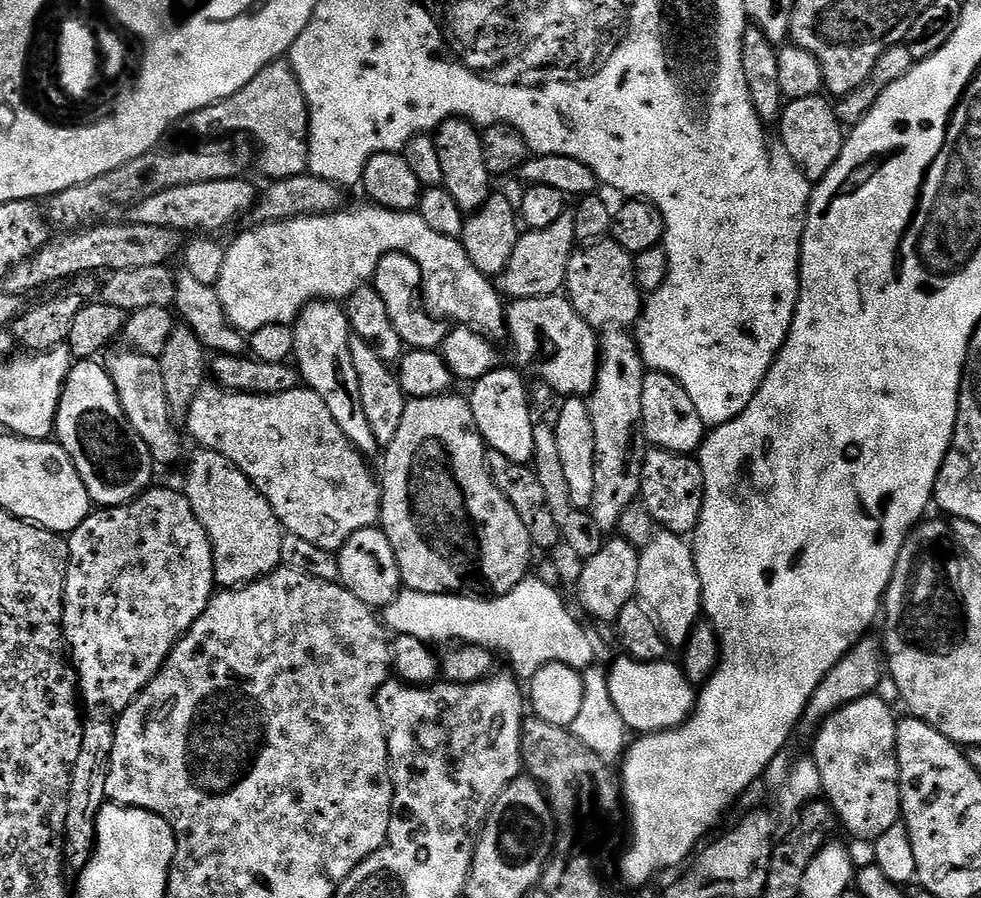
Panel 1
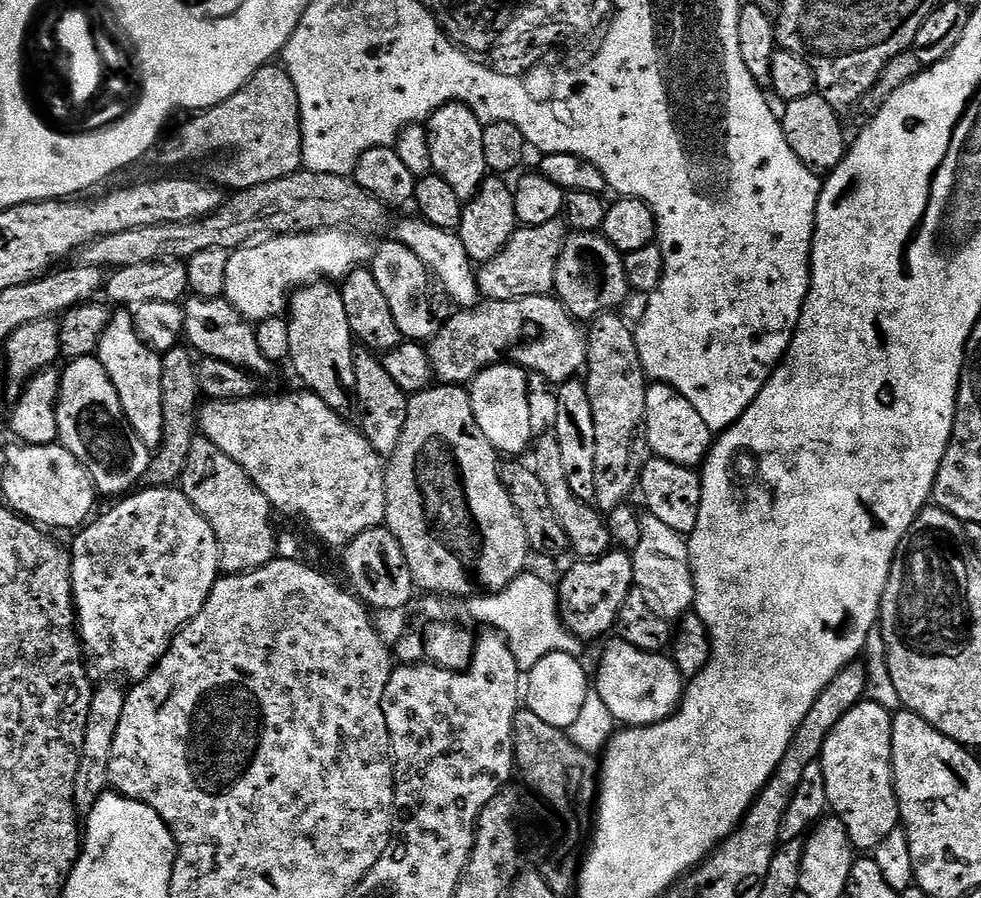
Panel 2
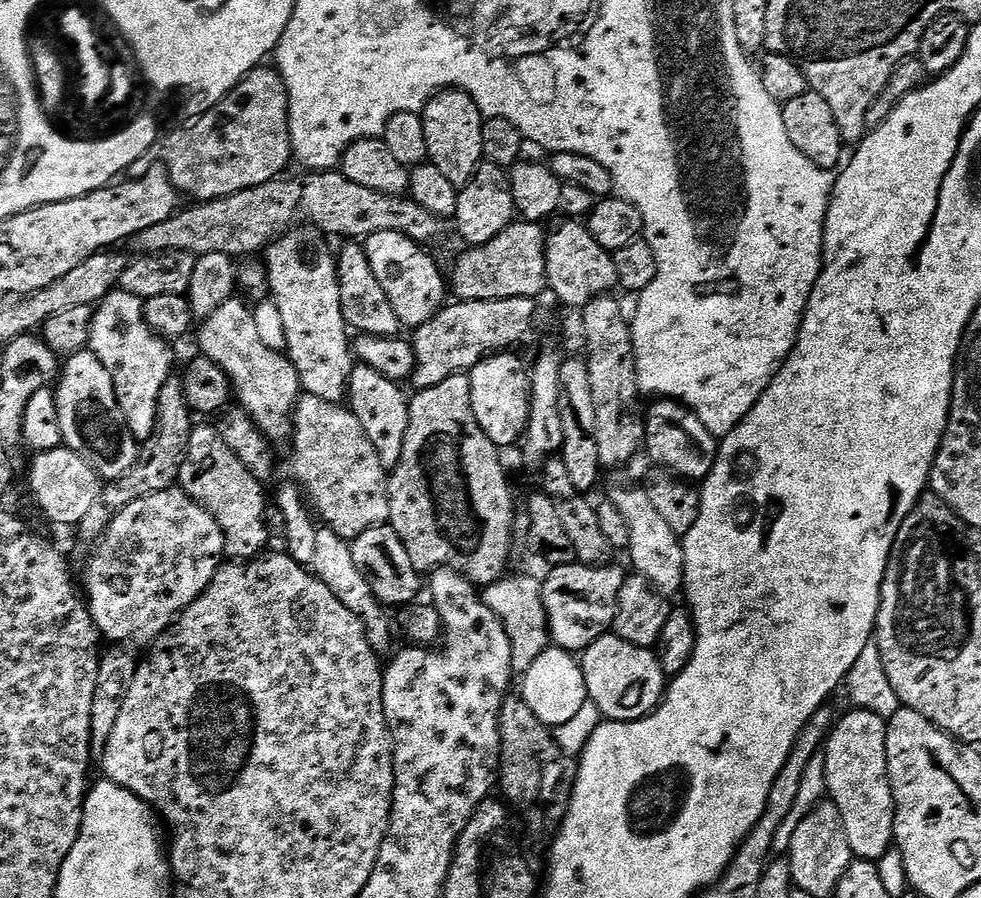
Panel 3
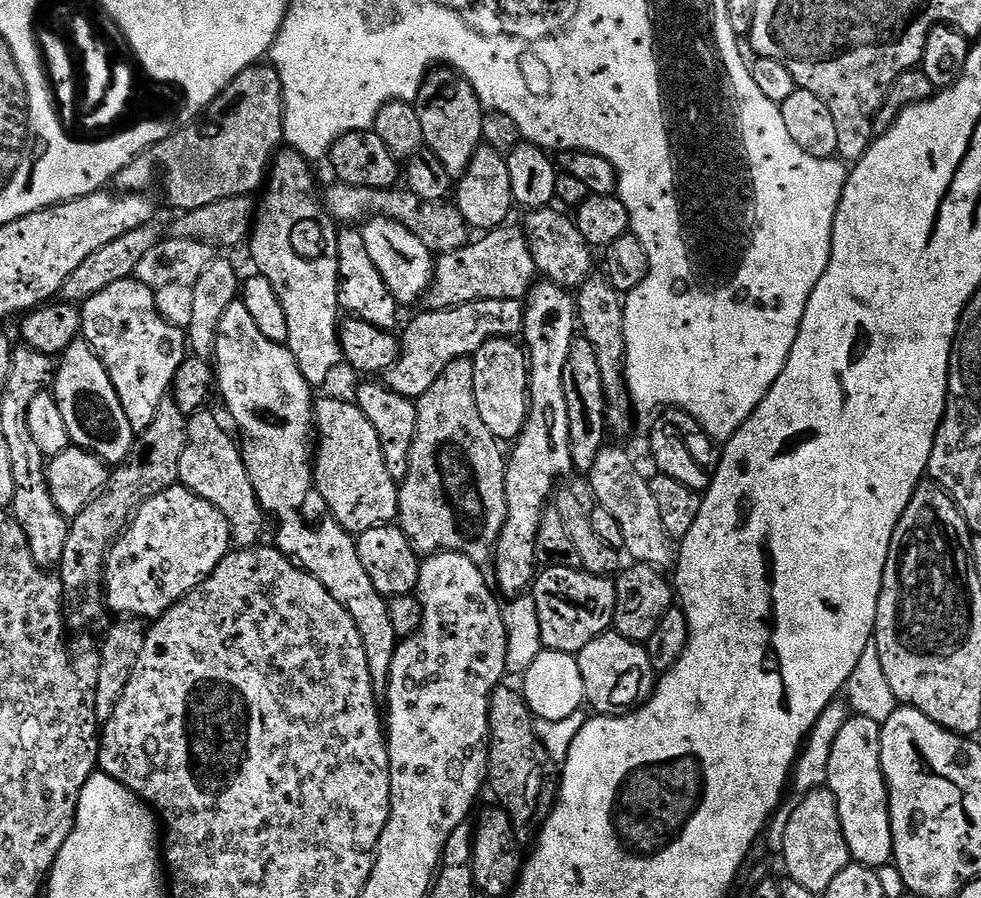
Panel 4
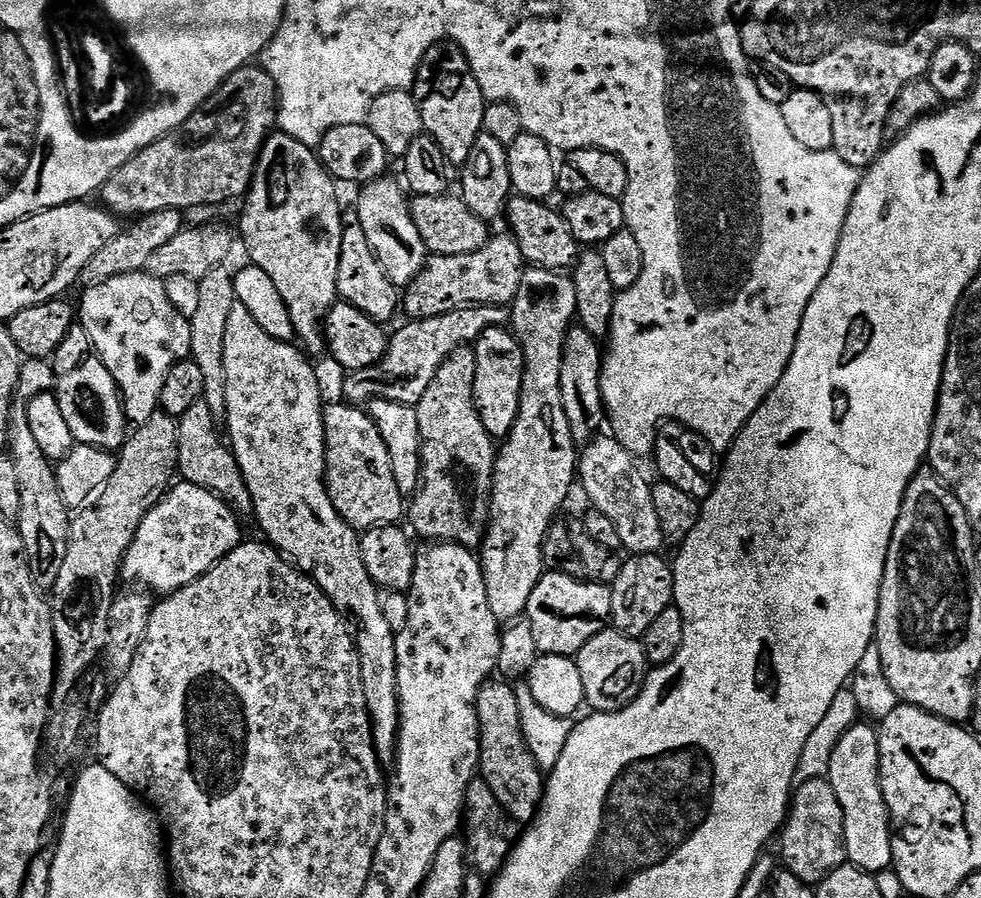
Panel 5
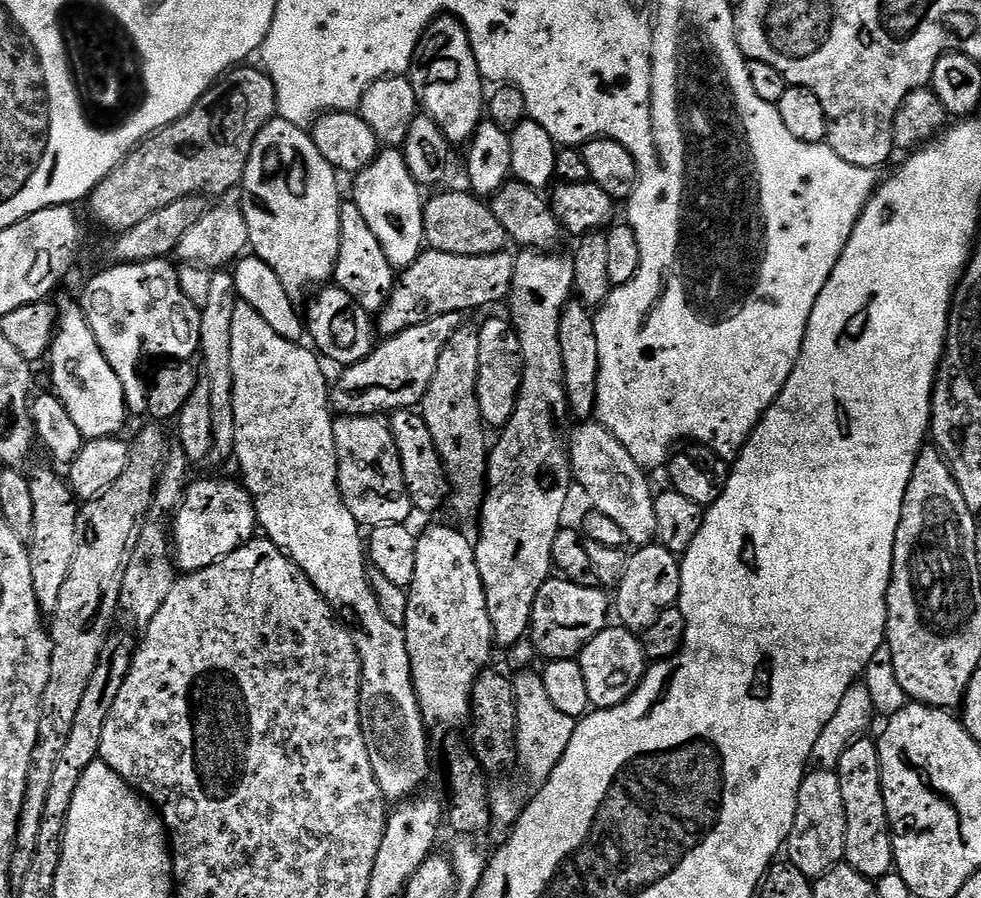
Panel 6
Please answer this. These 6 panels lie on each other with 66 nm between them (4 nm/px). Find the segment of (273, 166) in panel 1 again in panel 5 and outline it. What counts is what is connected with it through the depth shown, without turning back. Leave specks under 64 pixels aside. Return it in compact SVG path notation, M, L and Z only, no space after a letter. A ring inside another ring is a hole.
M245 66L239 68L234 74L230 74L230 78L224 80L223 86L216 91L212 97L200 109L192 115L188 121L180 128L163 136L161 140L155 140L150 146L146 146L142 151L129 158L117 172L104 184L102 189L103 207L109 213L115 214L117 217L125 218L124 216L132 216L128 218L139 218L142 216L149 216L158 210L170 210L171 208L179 208L181 210L189 210L188 208L204 208L207 204L224 204L227 200L236 200L239 198L247 197L248 188L252 185L252 175L256 169L256 163L260 157L260 151L268 137L272 135L274 129L278 124L278 105L280 103L280 95L276 89L274 78L270 78L270 74L263 66Z

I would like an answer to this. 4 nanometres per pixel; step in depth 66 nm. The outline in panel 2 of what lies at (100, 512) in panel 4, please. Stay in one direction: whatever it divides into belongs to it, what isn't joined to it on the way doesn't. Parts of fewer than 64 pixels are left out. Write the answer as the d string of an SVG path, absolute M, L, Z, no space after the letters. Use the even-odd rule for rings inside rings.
M177 346L161 355L162 362L162 422L164 433L160 447L151 453L146 480L152 486L172 486L180 479L190 454L190 446L198 436L198 405L202 397L196 373L197 361L187 347Z

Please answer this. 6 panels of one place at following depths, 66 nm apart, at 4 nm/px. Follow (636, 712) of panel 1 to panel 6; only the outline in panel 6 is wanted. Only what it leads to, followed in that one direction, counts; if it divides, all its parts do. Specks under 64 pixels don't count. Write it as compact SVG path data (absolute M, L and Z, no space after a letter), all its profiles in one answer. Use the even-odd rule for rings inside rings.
M623 626L603 628L579 654L582 678L586 678L588 703L593 709L613 708L628 700L644 679L646 661L640 637ZM616 627L616 628L615 628Z

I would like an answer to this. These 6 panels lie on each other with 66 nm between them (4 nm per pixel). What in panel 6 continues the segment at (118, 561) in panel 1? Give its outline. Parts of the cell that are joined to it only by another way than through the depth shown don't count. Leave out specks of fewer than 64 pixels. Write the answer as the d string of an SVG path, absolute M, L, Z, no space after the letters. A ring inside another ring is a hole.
M235 479L195 480L185 487L184 499L174 513L176 521L173 519L170 524L174 564L184 574L197 572L223 556L234 554L234 550L253 539L258 528L256 508L243 483Z

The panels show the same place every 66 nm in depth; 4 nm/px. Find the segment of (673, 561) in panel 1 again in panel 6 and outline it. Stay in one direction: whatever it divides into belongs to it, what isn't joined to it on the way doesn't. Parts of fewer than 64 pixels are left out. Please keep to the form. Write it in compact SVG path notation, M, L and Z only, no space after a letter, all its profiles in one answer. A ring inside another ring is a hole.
M584 422L580 428L571 429L568 441L568 462L572 466L572 478L588 495L593 509L608 515L622 529L625 541L632 546L653 543L656 534L654 522L654 491L648 485L645 469L630 458L626 446L614 438L598 422Z

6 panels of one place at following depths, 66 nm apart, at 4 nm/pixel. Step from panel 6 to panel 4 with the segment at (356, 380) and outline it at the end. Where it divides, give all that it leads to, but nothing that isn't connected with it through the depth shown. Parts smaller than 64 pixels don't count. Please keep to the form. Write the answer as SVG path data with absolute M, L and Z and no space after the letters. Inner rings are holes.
M475 300L437 312L424 310L417 320L409 322L400 340L398 362L383 373L383 383L398 394L419 398L438 382L450 362L475 356L481 346L494 338L516 338L523 331L524 306L519 300Z

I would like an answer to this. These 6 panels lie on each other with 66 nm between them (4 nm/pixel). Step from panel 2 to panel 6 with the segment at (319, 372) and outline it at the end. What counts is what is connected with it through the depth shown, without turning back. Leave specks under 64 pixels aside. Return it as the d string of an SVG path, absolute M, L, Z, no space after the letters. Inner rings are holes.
M273 118L254 138L250 158L246 162L244 177L240 179L238 207L246 218L248 248L274 274L278 274L282 286L293 298L300 298L303 292L311 293L333 279L338 262L340 245L340 184L336 169L322 158L318 146L314 146L311 135L301 125Z

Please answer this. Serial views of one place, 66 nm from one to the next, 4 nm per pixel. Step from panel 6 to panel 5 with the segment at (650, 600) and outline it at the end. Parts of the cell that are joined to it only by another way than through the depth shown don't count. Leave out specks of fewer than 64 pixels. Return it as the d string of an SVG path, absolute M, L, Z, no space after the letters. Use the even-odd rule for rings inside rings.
M660 554L629 555L624 560L622 570L616 581L610 585L612 590L612 619L611 627L617 632L633 638L642 638L650 625L662 614L662 610L673 607L674 574L672 565Z

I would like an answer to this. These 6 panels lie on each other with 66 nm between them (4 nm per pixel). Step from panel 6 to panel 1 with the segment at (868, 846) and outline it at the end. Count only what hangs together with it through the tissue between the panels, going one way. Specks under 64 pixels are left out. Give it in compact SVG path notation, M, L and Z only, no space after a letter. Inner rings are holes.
M875 694L855 700L844 708L839 708L814 737L811 745L811 759L818 766L818 774L822 774L822 792L827 803L832 805L837 821L852 836L860 840L874 842L890 830L890 826L901 823L900 811L900 767L896 757L896 725L893 705L882 701Z

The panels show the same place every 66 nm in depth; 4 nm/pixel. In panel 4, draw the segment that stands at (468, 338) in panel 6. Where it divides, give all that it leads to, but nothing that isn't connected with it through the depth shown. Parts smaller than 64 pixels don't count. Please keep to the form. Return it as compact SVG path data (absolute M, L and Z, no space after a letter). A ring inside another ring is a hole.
M465 358L450 362L446 370L416 400L418 430L414 446L410 450L410 466L406 478L399 481L400 514L398 527L406 534L412 548L421 557L435 552L457 552L464 554L481 566L493 559L496 543L502 534L502 526L508 517L506 506L506 452L501 441L486 430L482 414L478 414L478 402L474 402L474 366Z

